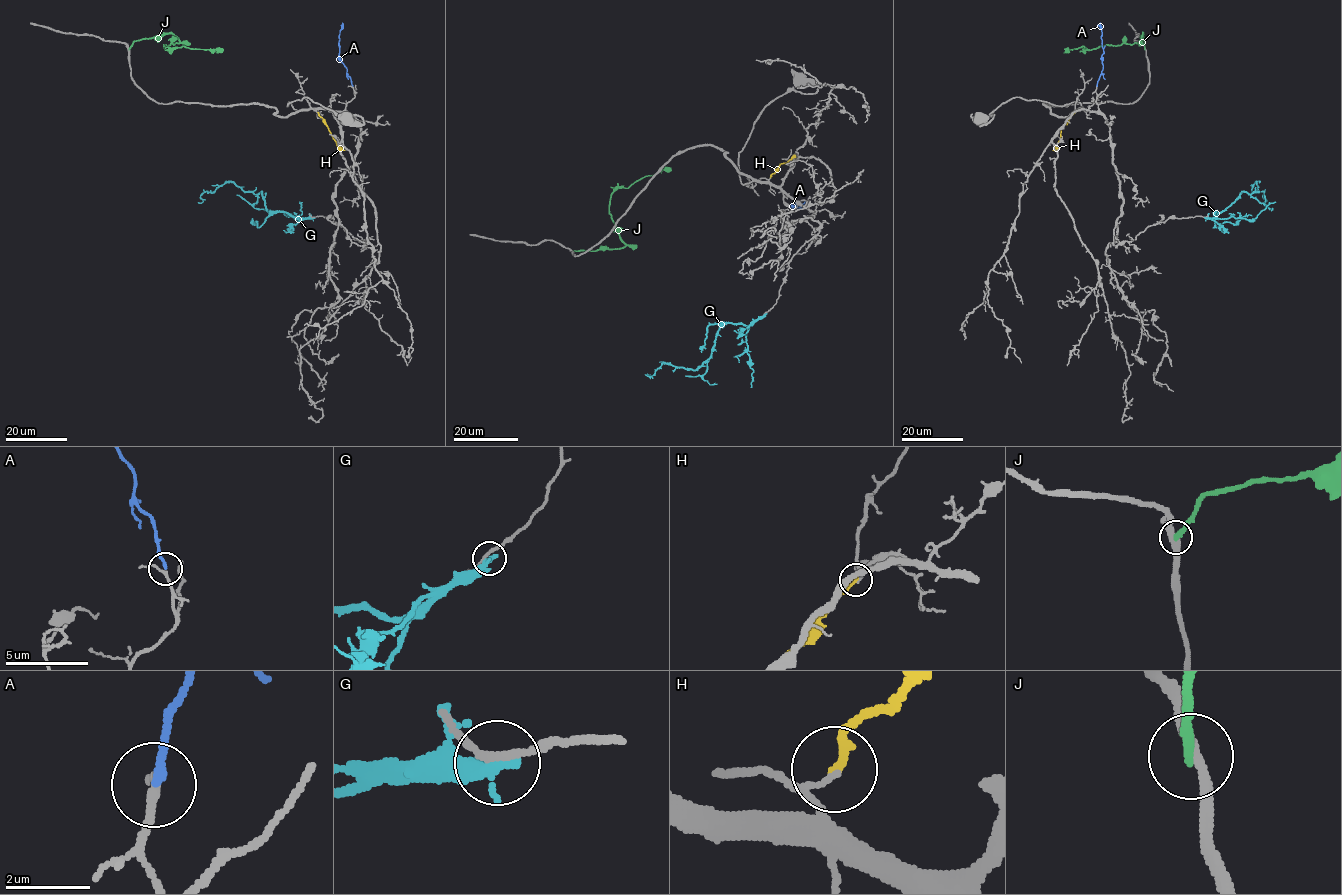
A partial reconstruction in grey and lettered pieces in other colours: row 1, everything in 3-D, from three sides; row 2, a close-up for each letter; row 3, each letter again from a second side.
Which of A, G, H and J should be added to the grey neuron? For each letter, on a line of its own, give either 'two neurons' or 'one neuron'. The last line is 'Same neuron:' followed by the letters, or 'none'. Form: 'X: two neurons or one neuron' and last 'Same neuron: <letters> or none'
A: one neuron
G: two neurons
H: two neurons
J: two neurons
Same neuron: A

